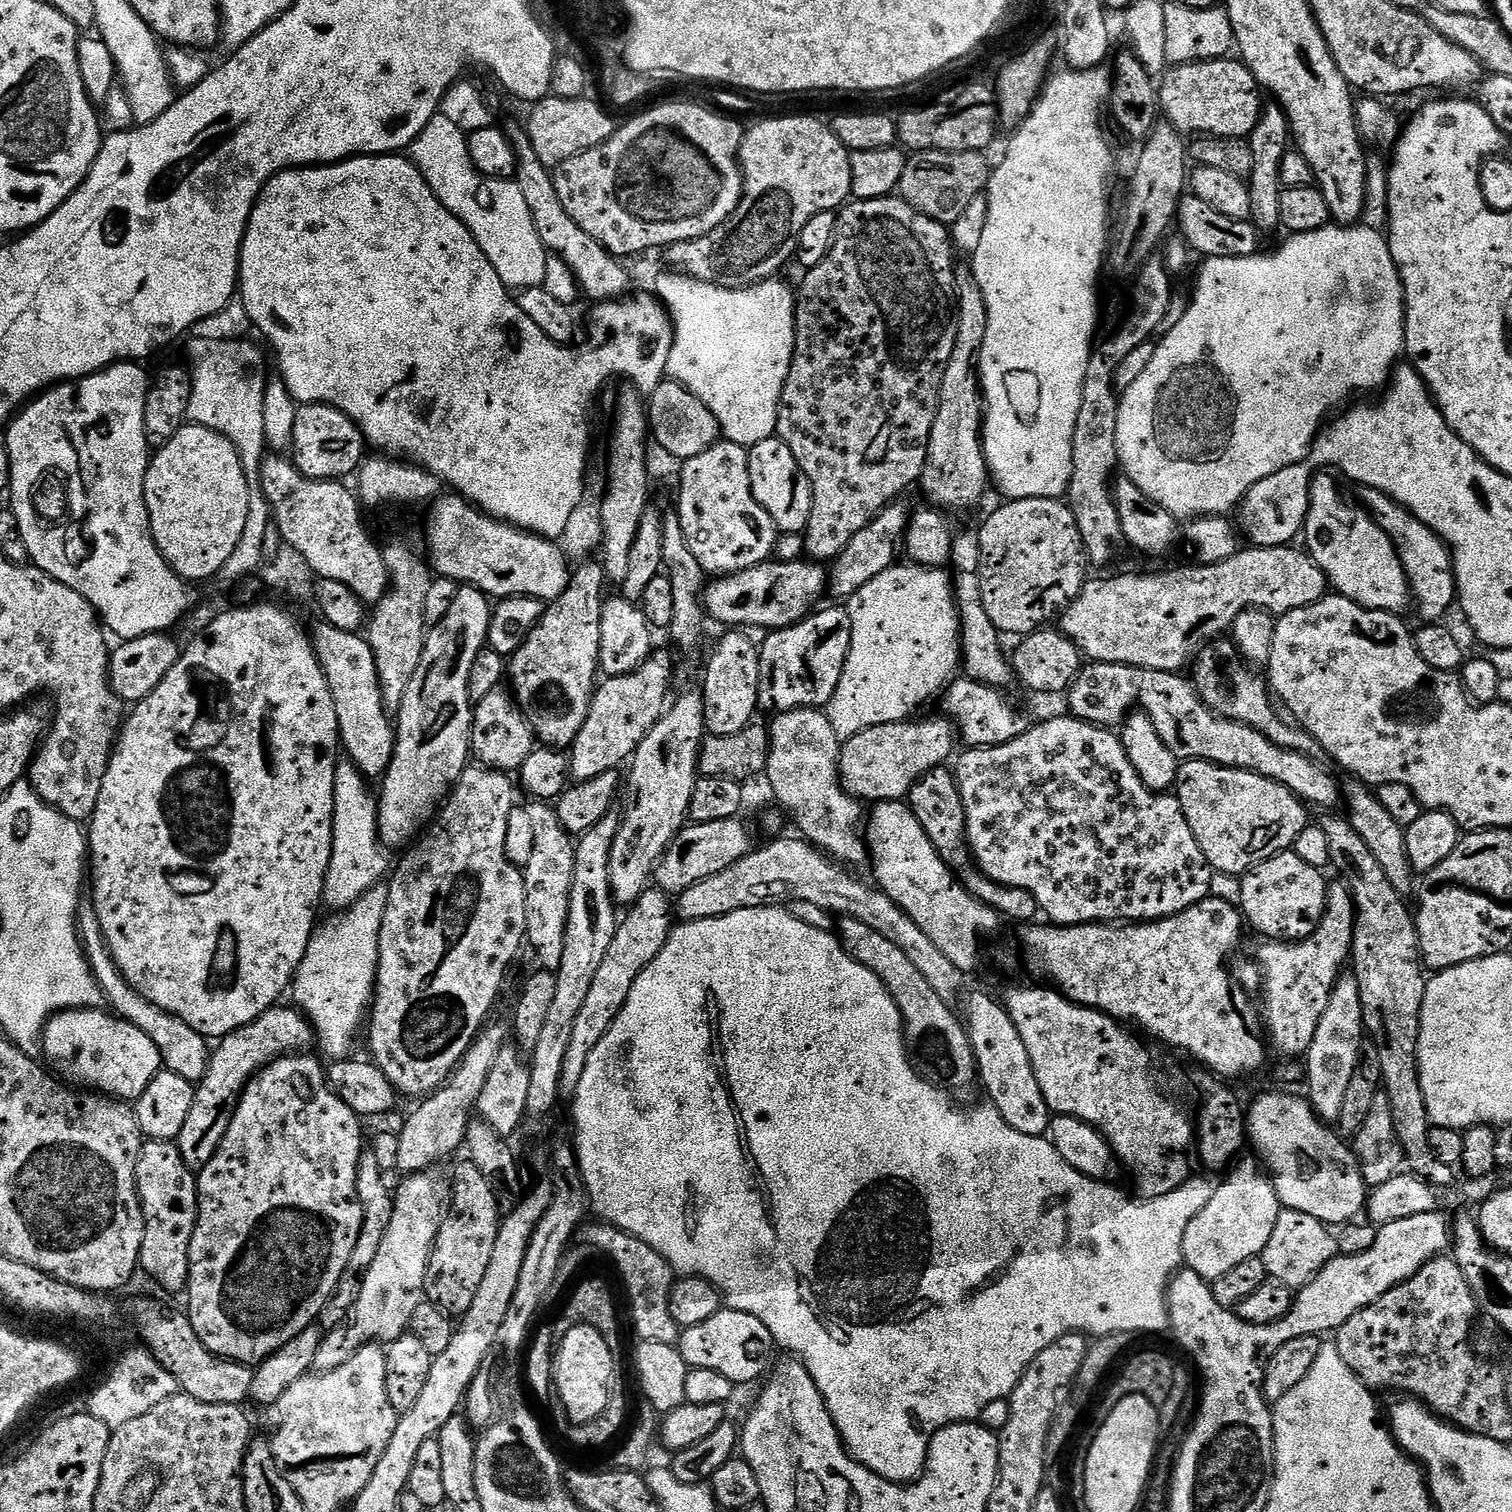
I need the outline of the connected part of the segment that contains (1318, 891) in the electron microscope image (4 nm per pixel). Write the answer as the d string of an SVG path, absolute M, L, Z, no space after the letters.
M1295 850L1280 852L1249 868L1240 880L1241 900L1238 905L1247 927L1249 924L1254 931L1261 932L1264 938L1272 942L1295 942L1314 934L1324 916L1324 907L1328 905L1330 884L1324 881L1324 875L1321 869L1302 862Z

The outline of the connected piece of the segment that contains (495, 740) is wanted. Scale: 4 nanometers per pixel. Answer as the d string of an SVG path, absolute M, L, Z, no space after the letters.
M503 687L490 690L486 698L475 701L472 714L471 755L485 768L497 768L500 772L515 773L530 758L534 747L534 733L524 711Z

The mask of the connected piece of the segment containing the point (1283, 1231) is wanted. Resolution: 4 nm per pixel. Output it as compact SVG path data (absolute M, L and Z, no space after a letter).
M1281 1209L1276 1226L1261 1256L1271 1279L1299 1290L1316 1276L1318 1270L1338 1254L1335 1233L1310 1214Z

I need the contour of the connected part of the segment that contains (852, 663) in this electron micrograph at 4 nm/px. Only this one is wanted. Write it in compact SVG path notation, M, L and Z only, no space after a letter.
M897 562L891 568L882 570L882 574L878 574L878 578L866 582L866 586L862 586L862 590L858 590L858 594L854 594L846 601L846 607L850 614L850 626L852 627L850 630L850 650L846 658L846 666L842 670L842 678L838 678L838 690L834 690L834 694L826 706L826 715L830 726L834 726L834 734L842 742L854 738L854 734L862 734L862 730L866 730L870 726L898 724L909 719L915 713L912 712L915 708L922 707L927 700L932 700L935 696L937 699L957 675L962 664L960 610L956 607L953 577L949 573L947 576L946 573L944 568L923 568L920 564Z

